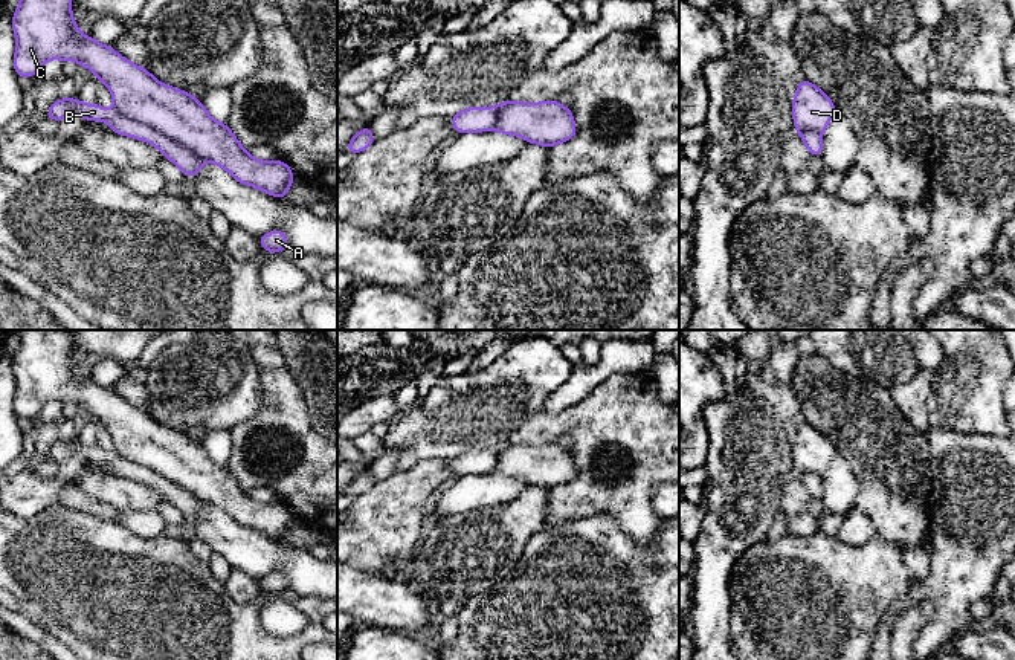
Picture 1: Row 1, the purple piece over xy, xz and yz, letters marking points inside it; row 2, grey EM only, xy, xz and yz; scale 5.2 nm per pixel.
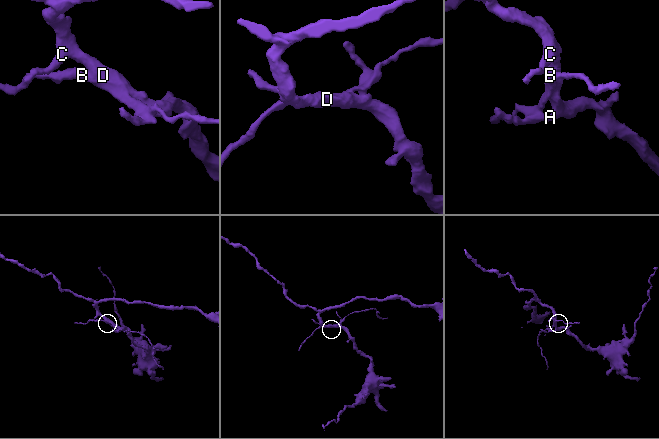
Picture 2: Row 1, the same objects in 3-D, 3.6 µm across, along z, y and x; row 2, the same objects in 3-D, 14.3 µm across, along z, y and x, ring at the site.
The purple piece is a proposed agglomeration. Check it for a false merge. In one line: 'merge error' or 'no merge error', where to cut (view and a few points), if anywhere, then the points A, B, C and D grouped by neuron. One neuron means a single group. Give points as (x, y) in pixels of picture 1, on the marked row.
merge error; cut in xy along (115, 107), (133, 119), (147, 122), (203, 159); A C D / B

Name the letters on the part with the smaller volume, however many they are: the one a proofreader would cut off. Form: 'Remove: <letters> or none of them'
Remove: B

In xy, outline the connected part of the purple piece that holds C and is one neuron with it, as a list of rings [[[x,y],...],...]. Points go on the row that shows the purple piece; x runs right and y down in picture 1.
[[[20,0],[20,6],[12,14],[12,28],[17,40],[14,55],[17,76],[32,78],[47,60],[53,58],[72,60],[85,66],[96,75],[98,81],[108,87],[114,108],[121,115],[148,124],[200,159],[224,168],[240,183],[287,200],[285,191],[293,185],[295,176],[284,160],[263,162],[252,157],[227,124],[217,122],[209,116],[201,101],[188,92],[157,81],[148,69],[130,63],[111,46],[104,46],[95,38],[82,35],[72,17],[72,0]]]

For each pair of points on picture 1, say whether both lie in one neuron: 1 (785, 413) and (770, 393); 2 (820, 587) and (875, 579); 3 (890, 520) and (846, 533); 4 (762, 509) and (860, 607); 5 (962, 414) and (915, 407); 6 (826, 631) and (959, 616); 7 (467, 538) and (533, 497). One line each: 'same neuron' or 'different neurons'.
1: same neuron
2: same neuron
3: different neurons
4: different neurons
5: different neurons
6: different neurons
7: same neuron

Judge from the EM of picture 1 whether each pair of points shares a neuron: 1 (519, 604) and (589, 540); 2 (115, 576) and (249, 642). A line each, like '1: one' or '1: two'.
1: one
2: one

